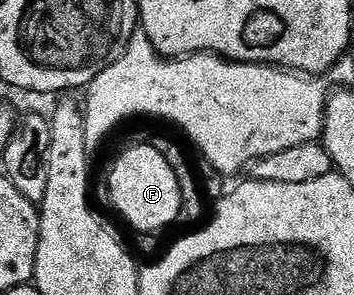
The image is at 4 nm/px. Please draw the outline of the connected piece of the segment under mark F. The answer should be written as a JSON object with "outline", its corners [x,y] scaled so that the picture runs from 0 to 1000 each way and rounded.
{"outline":[[[424,488],[370,495],[314,563],[314,607],[302,631],[314,641],[314,685],[325,712],[381,780],[407,780],[427,793],[435,780],[460,780],[469,766],[494,766],[506,746],[511,705],[511,637],[489,569],[444,502]]]}

